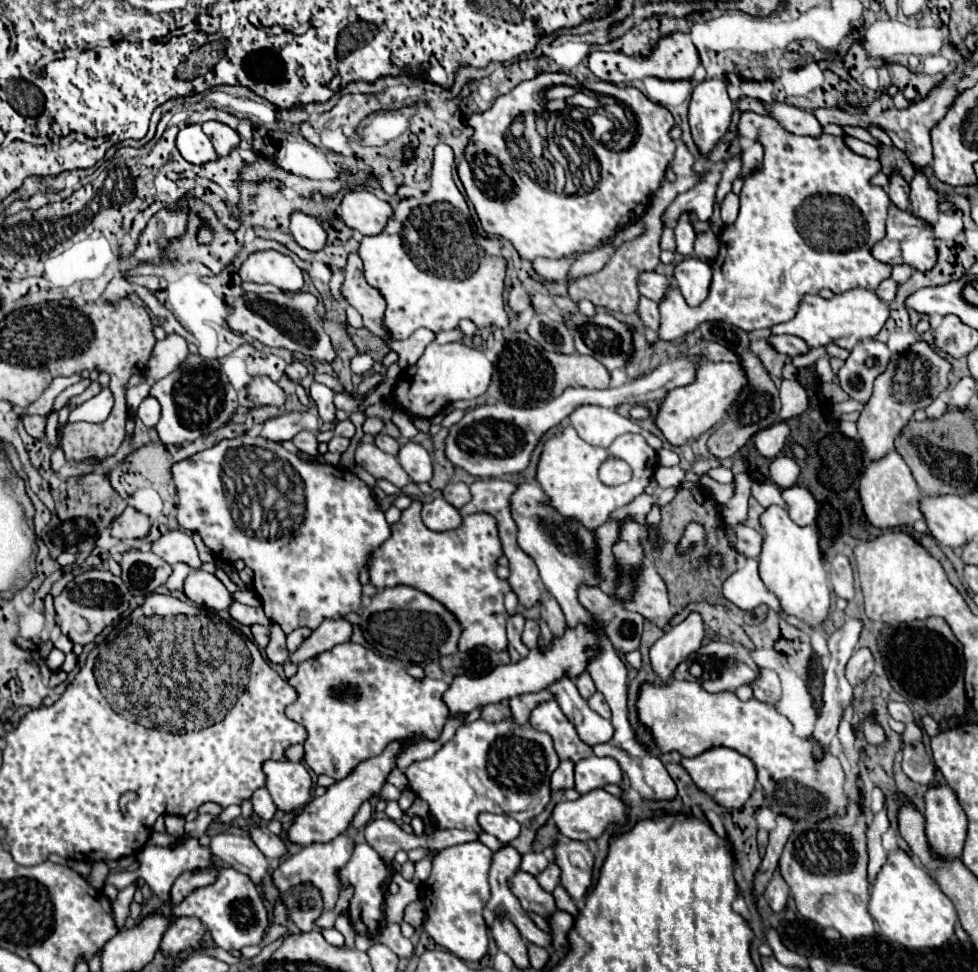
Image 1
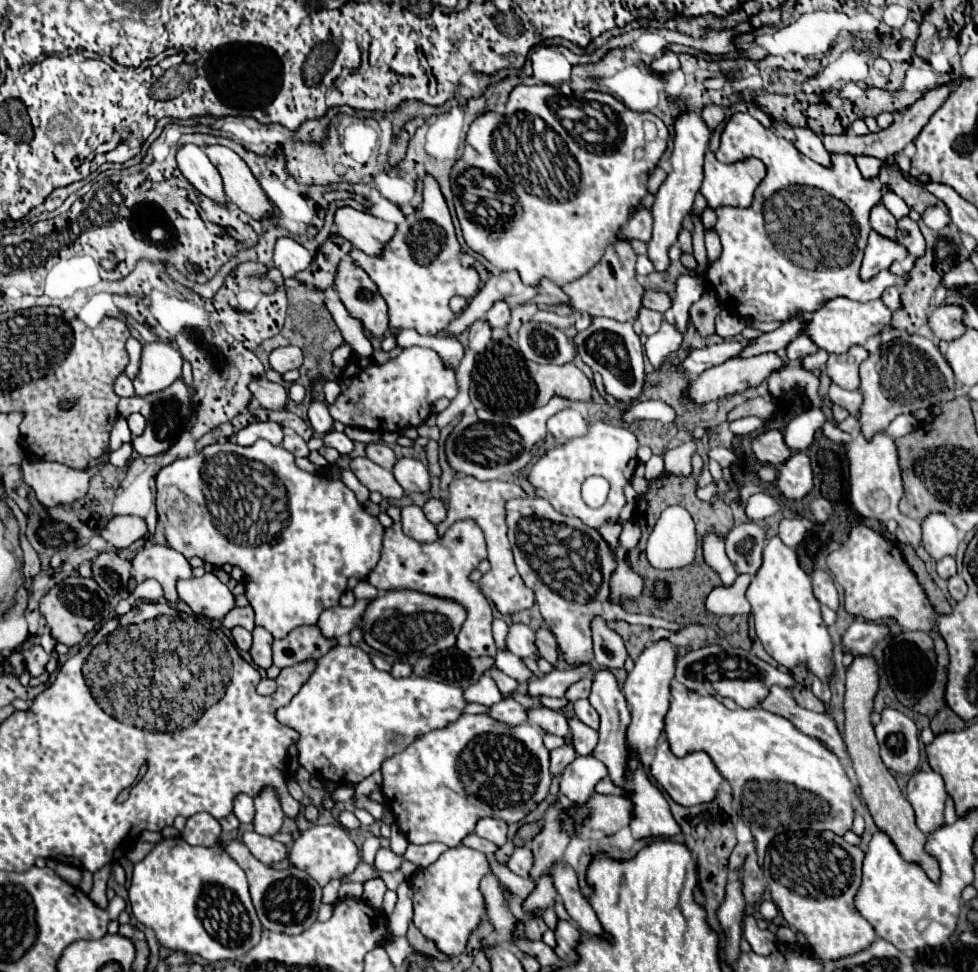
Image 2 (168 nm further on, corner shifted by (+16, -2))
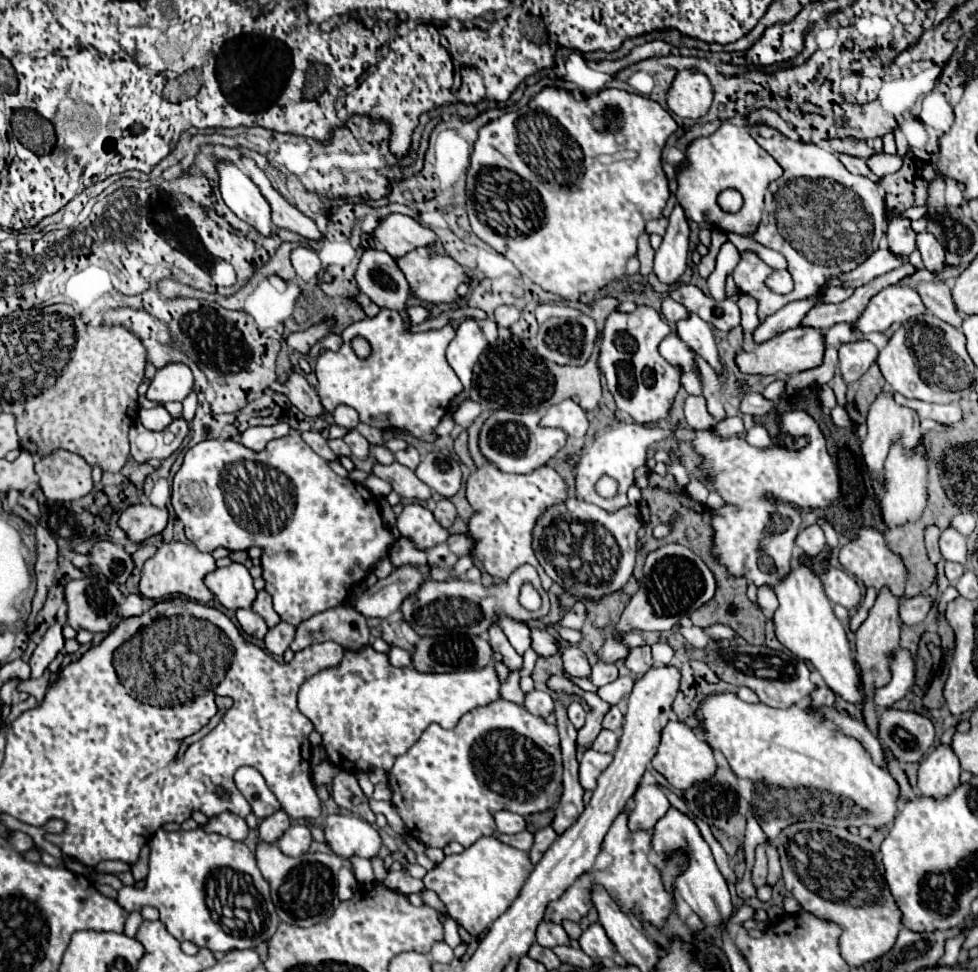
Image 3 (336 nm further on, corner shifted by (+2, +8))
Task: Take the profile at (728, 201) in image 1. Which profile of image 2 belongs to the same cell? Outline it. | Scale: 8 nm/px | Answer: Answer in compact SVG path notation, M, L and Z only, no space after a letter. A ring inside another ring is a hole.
M706 230L706 252L708 252L708 264L712 264L712 260L716 260L722 252L720 238L714 230Z

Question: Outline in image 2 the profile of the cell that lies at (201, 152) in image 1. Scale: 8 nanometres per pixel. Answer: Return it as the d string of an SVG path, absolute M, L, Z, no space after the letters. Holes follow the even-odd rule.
M186 144L178 150L176 154L178 160L178 168L180 172L186 176L186 180L206 198L210 198L216 204L226 204L226 194L224 194L224 186L220 180L220 172L216 170L216 166L208 160L208 156L204 154L202 148L194 146L194 144Z

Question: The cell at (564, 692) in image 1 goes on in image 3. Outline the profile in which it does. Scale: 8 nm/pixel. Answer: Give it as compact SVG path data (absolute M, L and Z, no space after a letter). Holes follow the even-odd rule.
M600 730L598 738L592 744L594 750L598 750L598 752L610 752L610 754L616 750L616 746L618 746L618 736L612 730Z

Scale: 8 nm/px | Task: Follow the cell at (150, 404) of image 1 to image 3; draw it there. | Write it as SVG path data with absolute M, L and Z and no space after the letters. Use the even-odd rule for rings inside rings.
M156 406L150 410L140 408L140 422L148 430L164 430L172 422L172 416L164 406Z

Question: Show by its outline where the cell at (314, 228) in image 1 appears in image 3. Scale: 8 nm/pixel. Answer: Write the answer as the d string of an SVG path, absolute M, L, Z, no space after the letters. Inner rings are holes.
M298 246L292 250L290 254L290 260L292 260L292 266L296 270L296 274L304 280L304 282L310 282L318 276L320 272L320 258L318 254L308 248L308 246Z

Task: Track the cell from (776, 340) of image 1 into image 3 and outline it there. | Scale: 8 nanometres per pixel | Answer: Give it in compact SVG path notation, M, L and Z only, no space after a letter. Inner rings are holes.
M834 324L832 328L828 328L824 332L826 346L838 346L838 344L844 344L844 342L850 342L850 340L858 340L858 338L860 336L850 334L850 324Z

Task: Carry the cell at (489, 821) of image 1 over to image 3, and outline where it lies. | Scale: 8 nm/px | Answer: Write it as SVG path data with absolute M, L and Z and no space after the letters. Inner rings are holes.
M508 810L496 812L494 820L496 820L498 832L504 832L504 834L518 834L526 828L524 818L520 814L514 814L514 812L508 812Z

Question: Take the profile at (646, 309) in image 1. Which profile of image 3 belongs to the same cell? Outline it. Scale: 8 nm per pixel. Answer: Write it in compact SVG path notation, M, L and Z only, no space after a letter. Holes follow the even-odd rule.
M664 298L662 300L662 316L668 320L668 324L674 326L678 320L686 318L686 314L688 314L688 310L682 304L674 302L672 298Z

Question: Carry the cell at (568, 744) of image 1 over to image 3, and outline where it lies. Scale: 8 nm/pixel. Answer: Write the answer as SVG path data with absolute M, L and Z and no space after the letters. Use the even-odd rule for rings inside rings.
M570 702L570 704L568 704L568 718L570 718L570 722L574 724L574 728L582 728L584 716L586 716L586 712L584 712L584 708L580 706L580 702Z

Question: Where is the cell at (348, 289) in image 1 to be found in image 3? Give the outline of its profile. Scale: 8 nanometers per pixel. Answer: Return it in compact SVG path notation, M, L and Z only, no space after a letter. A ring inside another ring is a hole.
M366 250L356 270L356 282L376 306L388 310L406 310L410 288L404 274L398 270L396 260L384 250Z

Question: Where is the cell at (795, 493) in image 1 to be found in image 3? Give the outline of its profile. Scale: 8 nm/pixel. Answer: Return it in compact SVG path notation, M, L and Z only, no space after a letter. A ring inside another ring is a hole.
M812 524L812 526L806 526L798 532L796 536L796 546L804 550L804 554L808 556L816 556L824 546L826 546L826 538L824 538L824 532Z

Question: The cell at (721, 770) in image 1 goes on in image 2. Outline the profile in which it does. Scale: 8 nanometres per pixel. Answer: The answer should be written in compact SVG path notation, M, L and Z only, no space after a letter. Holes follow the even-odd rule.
M664 738L658 740L658 748L656 748L654 760L650 764L650 774L670 794L670 798L676 804L682 804L682 806L694 806L694 804L710 802L716 796L720 782L724 780L706 752L692 752L688 756L676 758L670 752L670 746L668 746L668 742Z

